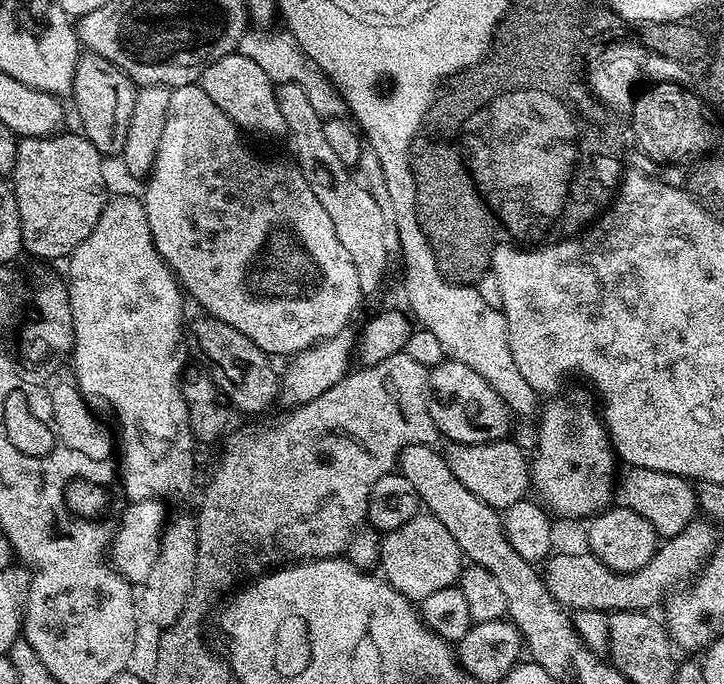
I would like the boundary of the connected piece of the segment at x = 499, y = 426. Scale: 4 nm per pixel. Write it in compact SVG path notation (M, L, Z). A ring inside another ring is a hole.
M445 358L438 366L428 369L428 409L430 418L434 418L434 426L440 431L441 437L453 444L490 444L493 440L502 440L509 435L509 407L486 379L476 374L470 366L456 360Z

